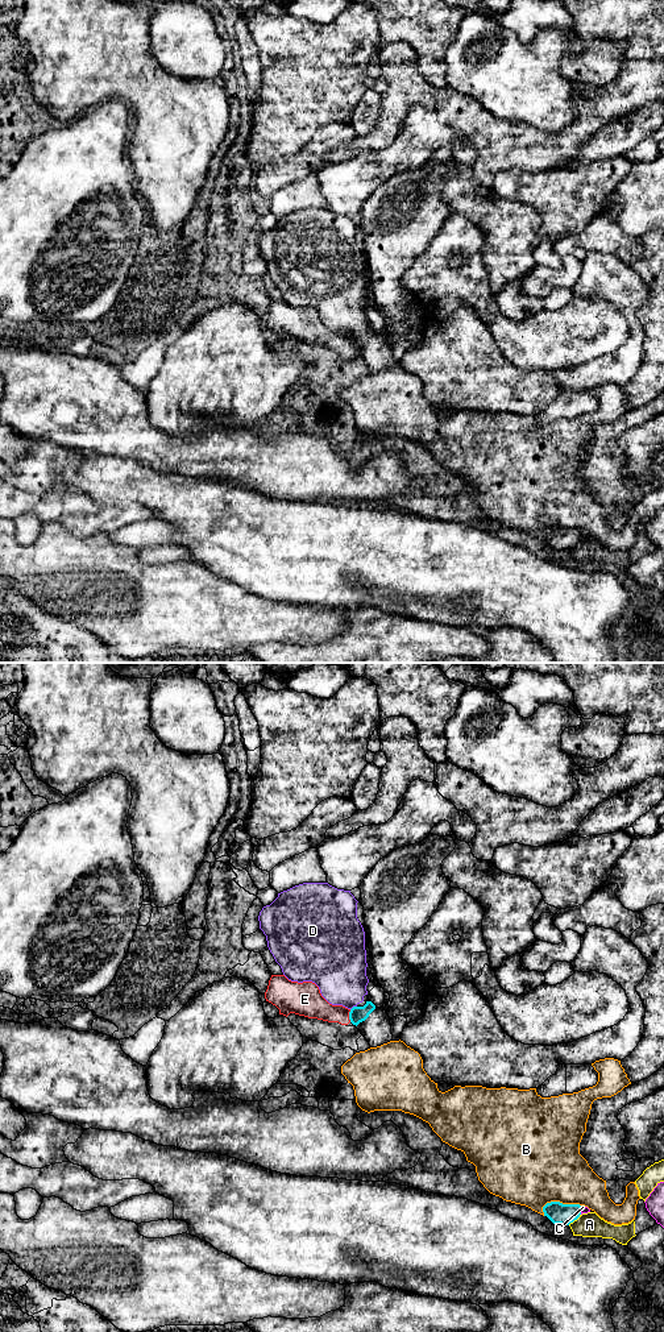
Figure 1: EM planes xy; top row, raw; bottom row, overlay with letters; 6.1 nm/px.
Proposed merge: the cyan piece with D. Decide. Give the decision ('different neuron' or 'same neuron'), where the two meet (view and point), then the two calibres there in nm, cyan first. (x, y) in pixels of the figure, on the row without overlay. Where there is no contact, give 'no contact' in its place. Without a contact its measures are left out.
same neuron; contact xy (353, 332); calibres 100 and 340 nm

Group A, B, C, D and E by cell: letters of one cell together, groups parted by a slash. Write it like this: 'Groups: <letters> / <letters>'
Groups: A / B / C / D / E

